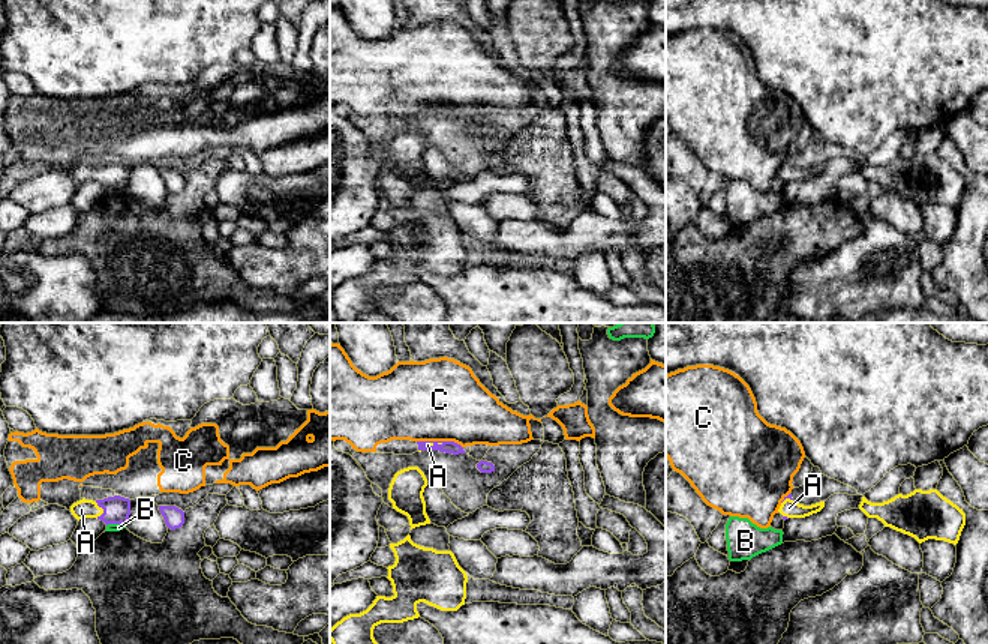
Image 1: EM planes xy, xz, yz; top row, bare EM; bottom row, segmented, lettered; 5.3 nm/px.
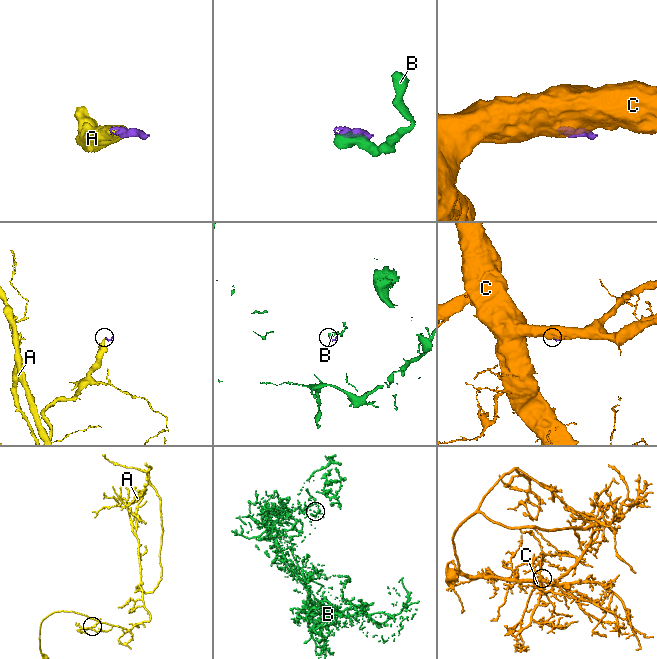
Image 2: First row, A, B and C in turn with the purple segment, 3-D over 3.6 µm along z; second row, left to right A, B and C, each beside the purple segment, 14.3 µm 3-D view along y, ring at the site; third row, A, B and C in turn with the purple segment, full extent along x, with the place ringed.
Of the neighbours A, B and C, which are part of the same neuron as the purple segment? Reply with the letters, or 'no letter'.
A

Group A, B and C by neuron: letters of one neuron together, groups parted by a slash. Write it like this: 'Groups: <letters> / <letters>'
Groups: A / B / C

